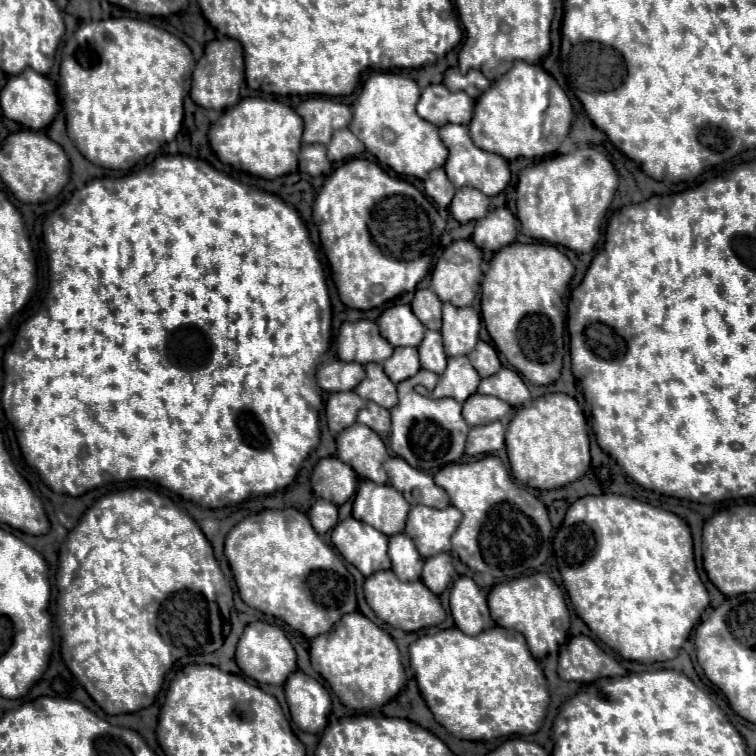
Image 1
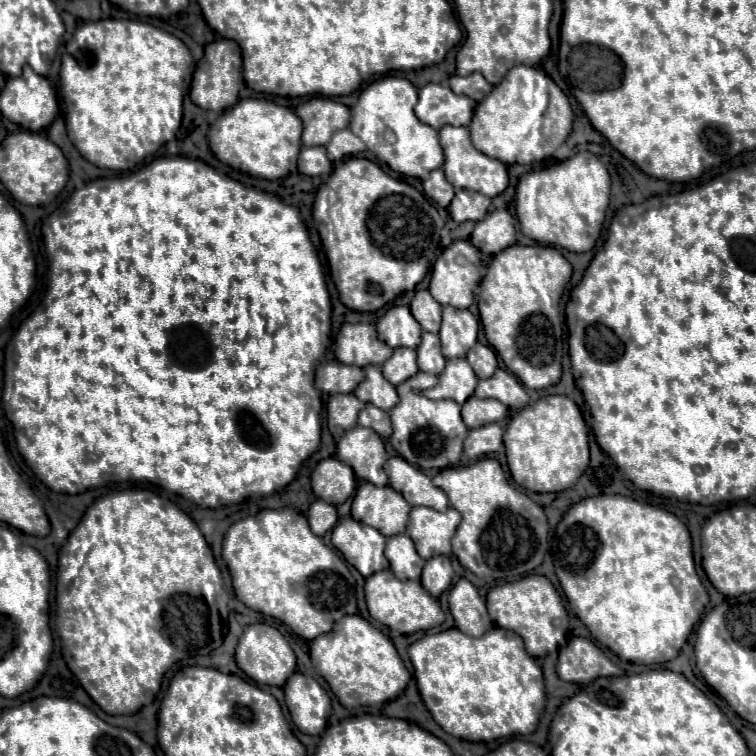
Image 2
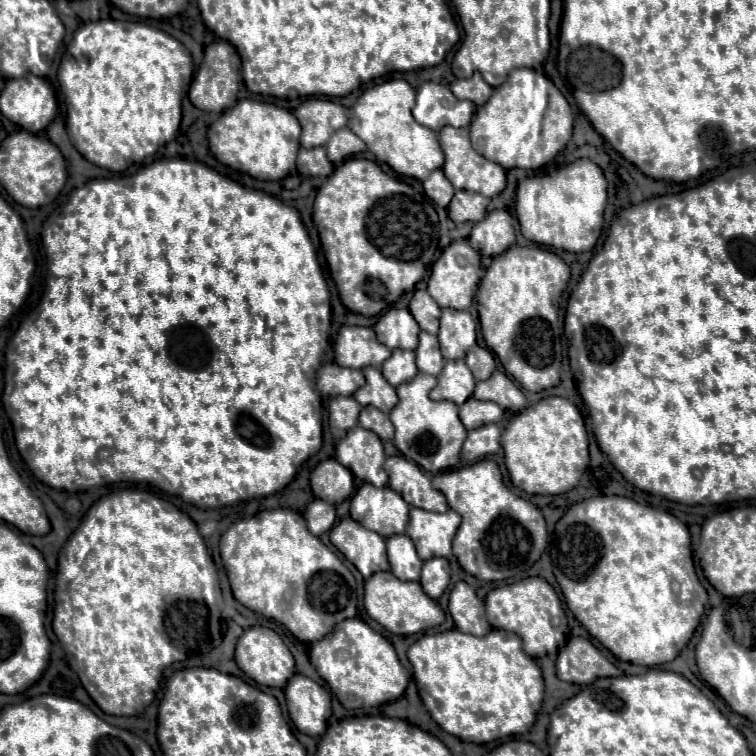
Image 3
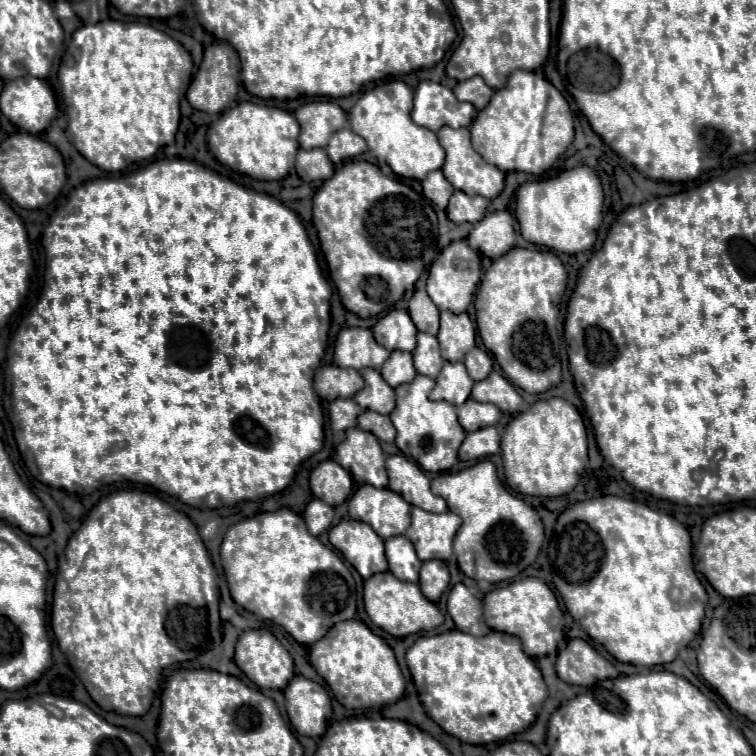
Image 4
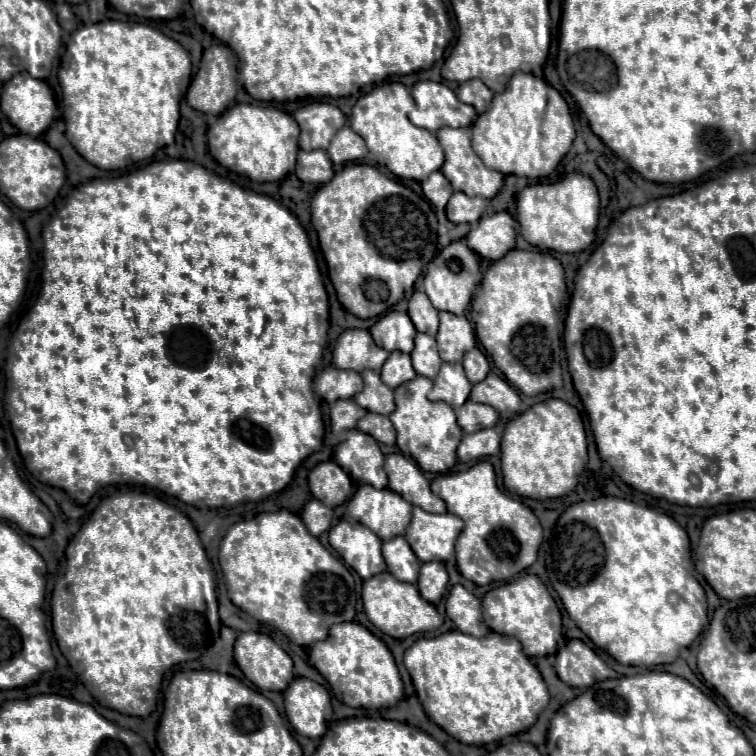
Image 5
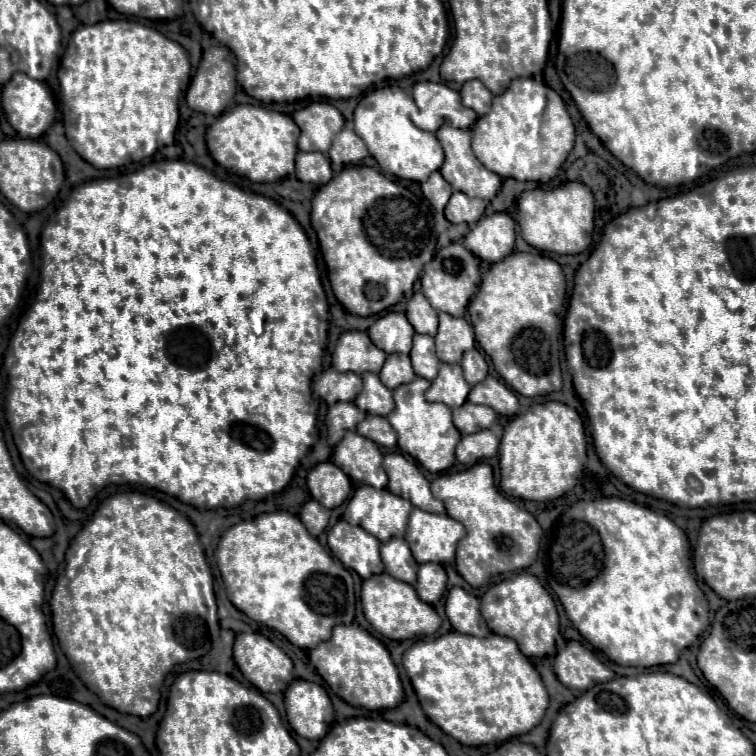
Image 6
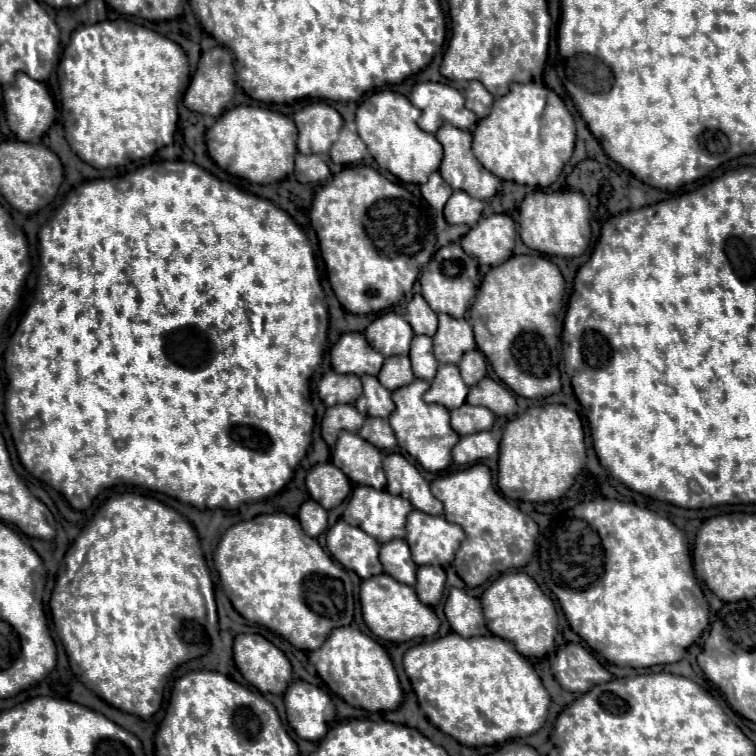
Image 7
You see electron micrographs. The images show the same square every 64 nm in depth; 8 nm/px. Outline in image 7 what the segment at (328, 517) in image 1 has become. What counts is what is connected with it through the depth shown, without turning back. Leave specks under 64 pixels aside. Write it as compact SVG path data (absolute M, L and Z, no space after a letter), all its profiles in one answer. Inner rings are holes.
M306 500L300 506L298 520L300 520L304 532L312 538L316 538L318 534L322 534L326 530L326 526L328 526L326 518L328 518L328 512L324 508L320 508L320 504L316 504L314 500Z

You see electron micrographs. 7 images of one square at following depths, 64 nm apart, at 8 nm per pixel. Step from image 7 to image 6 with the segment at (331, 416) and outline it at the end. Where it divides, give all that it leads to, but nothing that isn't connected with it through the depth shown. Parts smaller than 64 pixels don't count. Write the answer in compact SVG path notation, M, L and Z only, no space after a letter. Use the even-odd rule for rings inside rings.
M338 402L330 406L325 420L329 444L334 447L344 437L344 432L355 431L364 418L366 412L360 412L354 402Z

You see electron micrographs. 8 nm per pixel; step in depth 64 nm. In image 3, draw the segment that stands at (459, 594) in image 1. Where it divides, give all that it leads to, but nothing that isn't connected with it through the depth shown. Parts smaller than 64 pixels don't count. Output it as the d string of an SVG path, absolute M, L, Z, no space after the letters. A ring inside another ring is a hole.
M458 582L452 588L448 610L456 622L456 628L466 634L484 636L492 630L486 620L484 602L474 594L474 590L466 582Z

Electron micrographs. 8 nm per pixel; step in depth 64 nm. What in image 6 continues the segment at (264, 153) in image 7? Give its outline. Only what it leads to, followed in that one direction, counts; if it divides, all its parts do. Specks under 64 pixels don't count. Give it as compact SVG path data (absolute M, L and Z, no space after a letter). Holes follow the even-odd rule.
M238 104L226 110L206 132L210 156L226 170L252 182L276 182L294 172L294 156L298 152L298 136L294 120L276 110L262 106Z

